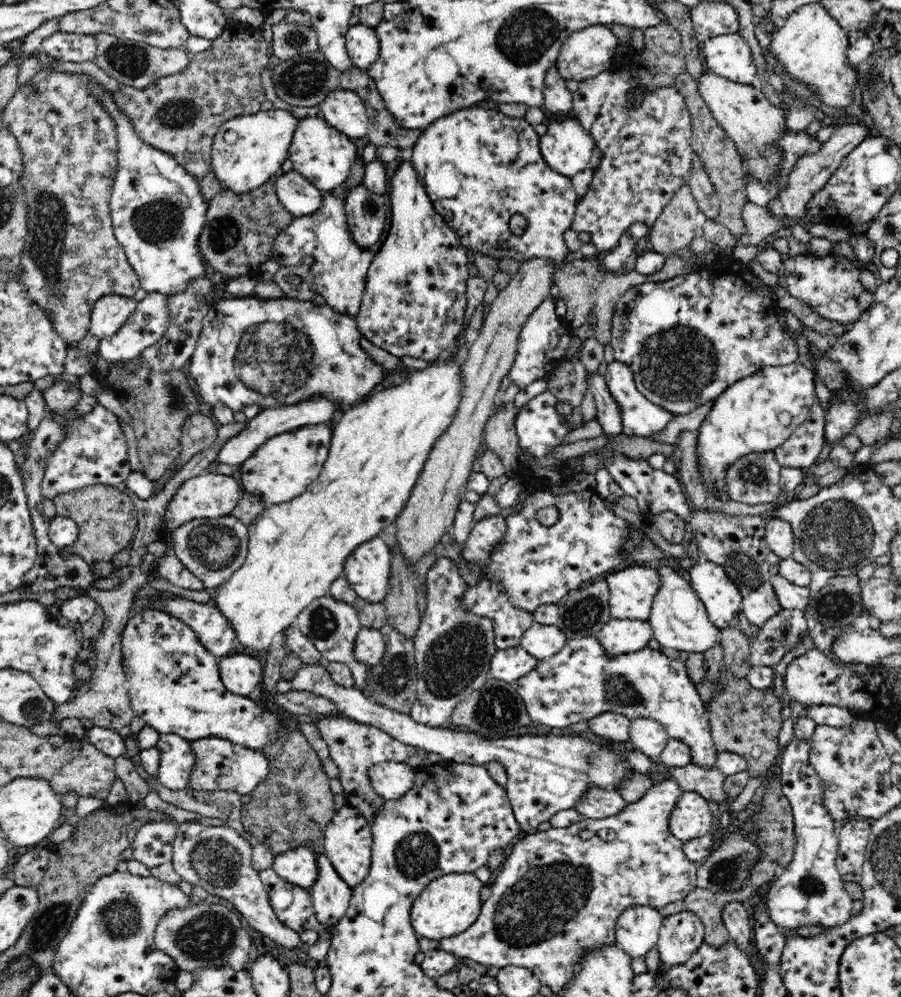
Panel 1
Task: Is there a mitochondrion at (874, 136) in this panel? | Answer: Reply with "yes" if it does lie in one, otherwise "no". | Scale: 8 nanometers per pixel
no

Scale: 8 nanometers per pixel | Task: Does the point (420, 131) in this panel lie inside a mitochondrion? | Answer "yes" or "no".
no

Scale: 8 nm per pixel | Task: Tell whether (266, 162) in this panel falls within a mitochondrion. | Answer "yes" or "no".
no

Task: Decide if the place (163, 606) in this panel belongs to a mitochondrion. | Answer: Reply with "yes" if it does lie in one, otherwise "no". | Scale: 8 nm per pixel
no

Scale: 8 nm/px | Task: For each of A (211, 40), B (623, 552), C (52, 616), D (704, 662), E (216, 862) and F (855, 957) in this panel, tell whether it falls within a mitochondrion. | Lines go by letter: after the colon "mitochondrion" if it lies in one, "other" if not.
A: other
B: other
C: other
D: other
E: mitochondrion
F: other

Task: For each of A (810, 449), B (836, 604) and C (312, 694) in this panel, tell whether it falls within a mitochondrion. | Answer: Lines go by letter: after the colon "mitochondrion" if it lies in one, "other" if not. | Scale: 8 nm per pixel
A: other
B: mitochondrion
C: other

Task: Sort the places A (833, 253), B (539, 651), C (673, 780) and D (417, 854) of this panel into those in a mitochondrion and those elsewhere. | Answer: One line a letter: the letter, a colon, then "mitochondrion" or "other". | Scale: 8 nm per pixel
A: other
B: other
C: other
D: mitochondrion

